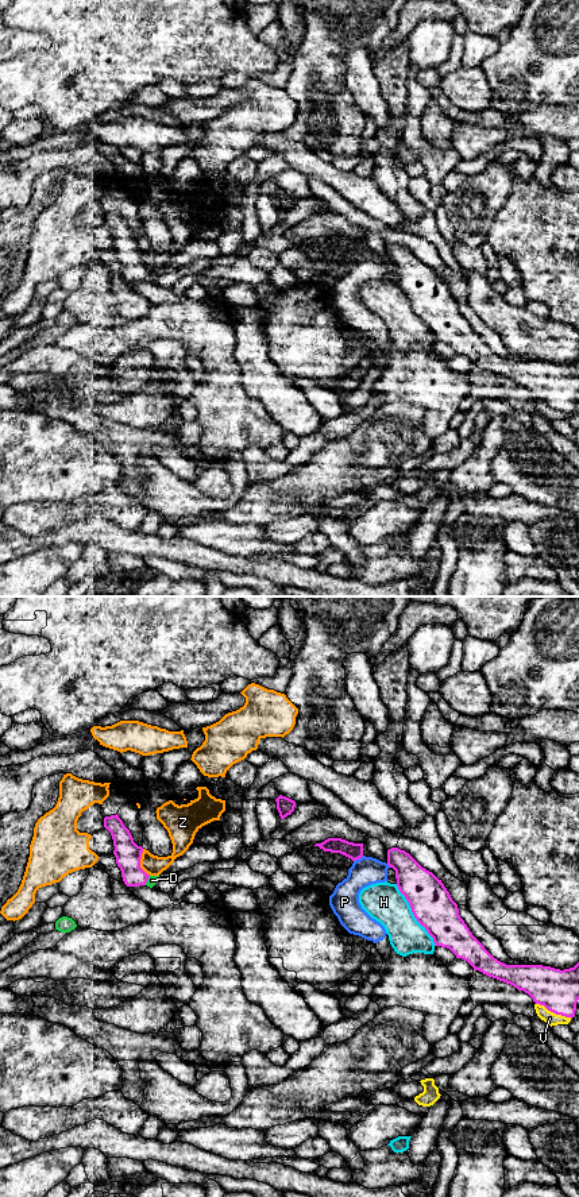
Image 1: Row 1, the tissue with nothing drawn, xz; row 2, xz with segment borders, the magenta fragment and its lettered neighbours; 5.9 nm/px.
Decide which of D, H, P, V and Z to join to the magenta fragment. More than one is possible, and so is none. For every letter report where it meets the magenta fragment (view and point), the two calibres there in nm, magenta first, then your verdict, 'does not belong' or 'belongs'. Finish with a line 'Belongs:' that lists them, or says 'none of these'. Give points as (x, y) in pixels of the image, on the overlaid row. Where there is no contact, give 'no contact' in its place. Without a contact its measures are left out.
D: contact xz (147, 879); calibres 150 and 50 nm; does not belong
H: contact xz (413, 914); calibres 240 and 240 nm; does not belong
P: contact xz (358, 858); calibres 100 and 170 nm; does not belong
V: contact xz (554, 1012); calibres 240 and 80 nm; does not belong
Z: contact xz (139, 863); calibres 150 and 120 nm; does not belong
Belongs: none of these

